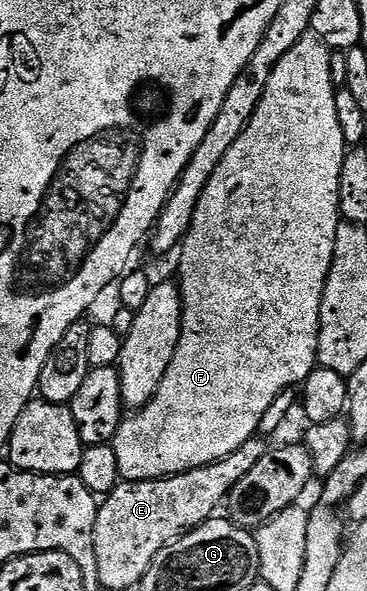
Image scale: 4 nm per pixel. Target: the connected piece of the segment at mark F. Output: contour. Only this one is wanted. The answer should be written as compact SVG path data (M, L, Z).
M308 35L295 44L293 51L289 51L289 55L285 55L285 59L277 63L277 67L273 67L273 75L269 75L269 87L265 87L265 95L261 95L261 103L257 103L257 111L253 111L249 127L245 127L237 143L233 143L233 147L225 151L225 159L217 163L209 183L205 183L205 191L201 191L197 199L191 225L177 249L177 254L179 253L177 284L183 297L183 334L177 343L173 363L169 363L169 371L165 371L165 379L161 379L161 387L157 387L151 402L134 415L119 422L113 444L119 475L123 481L153 481L160 477L187 473L190 469L200 469L215 461L224 461L231 453L237 451L237 447L241 447L259 433L261 417L272 406L274 399L286 389L302 386L307 376L317 368L321 299L329 267L333 263L333 243L337 239L337 227L341 223L339 215L341 163L349 148L341 131L341 123L337 123L335 102L337 87L329 75L331 54L332 50L318 37Z

